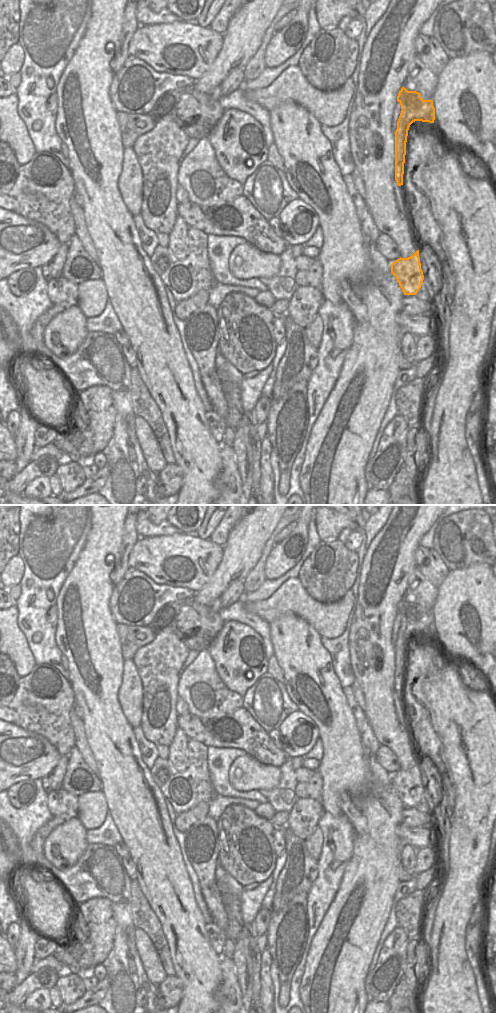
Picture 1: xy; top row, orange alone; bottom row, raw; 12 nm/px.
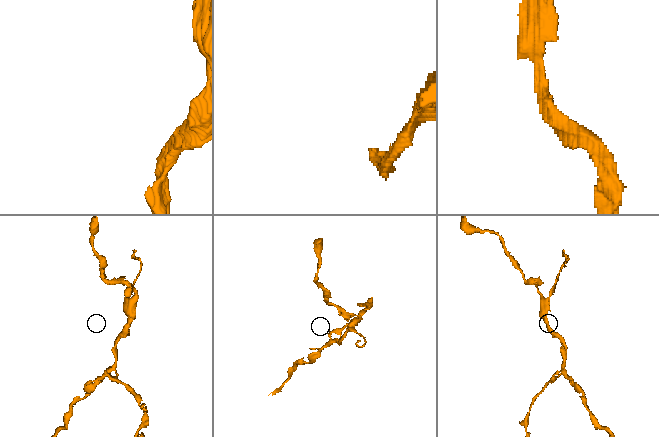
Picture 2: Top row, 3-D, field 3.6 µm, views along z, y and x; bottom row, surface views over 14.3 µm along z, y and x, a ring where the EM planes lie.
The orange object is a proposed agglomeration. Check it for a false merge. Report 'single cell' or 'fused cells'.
fused cells

